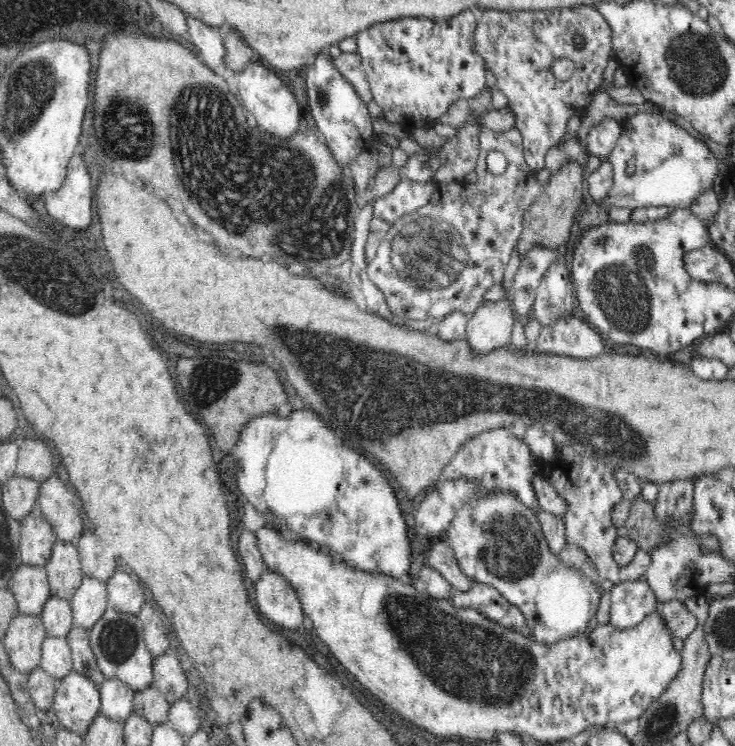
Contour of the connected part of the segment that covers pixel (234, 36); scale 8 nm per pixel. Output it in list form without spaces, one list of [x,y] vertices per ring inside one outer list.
[[[224,29],[223,40],[225,69],[240,72],[254,62],[254,58],[257,60],[255,50],[242,39],[238,30]]]

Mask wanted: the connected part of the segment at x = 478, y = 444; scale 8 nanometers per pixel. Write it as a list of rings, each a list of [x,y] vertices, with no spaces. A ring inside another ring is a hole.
[[[494,427],[492,430],[481,431],[475,436],[466,437],[461,443],[460,450],[457,450],[453,458],[444,466],[441,474],[442,480],[457,479],[466,477],[476,483],[476,494],[474,498],[485,497],[486,493],[494,491],[501,493],[506,491],[516,495],[520,503],[528,510],[537,513],[540,510],[540,503],[536,497],[536,491],[532,487],[532,459],[528,445],[524,445],[519,437],[510,440],[510,432],[506,428]]]

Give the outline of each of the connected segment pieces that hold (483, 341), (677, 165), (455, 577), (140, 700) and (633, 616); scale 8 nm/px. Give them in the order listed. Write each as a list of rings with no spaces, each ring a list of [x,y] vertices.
[[[495,298],[494,302],[491,299],[484,302],[469,316],[465,334],[474,355],[508,346],[516,323],[510,300]]]
[[[637,112],[623,121],[622,132],[616,146],[604,158],[611,164],[613,184],[607,196],[600,199],[608,207],[634,208],[649,206],[671,206],[688,208],[692,201],[707,188],[713,186],[718,176],[717,158],[706,143],[692,137],[688,131],[673,123],[664,115],[652,112]]]
[[[433,540],[428,543],[424,564],[442,573],[451,584],[452,590],[459,592],[470,590],[472,580],[460,570],[453,548],[446,541]]]
[[[153,684],[136,691],[134,695],[134,711],[153,726],[168,721],[169,703],[166,697]]]
[[[626,581],[610,590],[609,623],[619,629],[640,624],[656,610],[656,595],[647,582]]]

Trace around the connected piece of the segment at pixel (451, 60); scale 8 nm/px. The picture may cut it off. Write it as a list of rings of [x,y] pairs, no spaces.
[[[468,9],[460,12],[460,14],[452,15],[451,18],[446,19],[429,19],[424,17],[418,18],[400,18],[400,19],[392,19],[386,22],[379,22],[373,24],[369,28],[362,30],[356,38],[357,42],[357,53],[361,56],[361,63],[365,73],[367,74],[367,79],[371,88],[371,93],[373,96],[374,102],[382,109],[386,120],[396,120],[396,112],[400,114],[400,116],[422,116],[424,120],[435,120],[446,114],[448,112],[448,108],[456,102],[456,100],[460,100],[460,98],[464,98],[464,100],[468,100],[469,98],[474,98],[478,96],[482,89],[486,84],[486,66],[485,60],[476,52],[476,49],[473,45],[473,35],[476,32],[476,26],[478,21],[478,12],[474,9]]]

